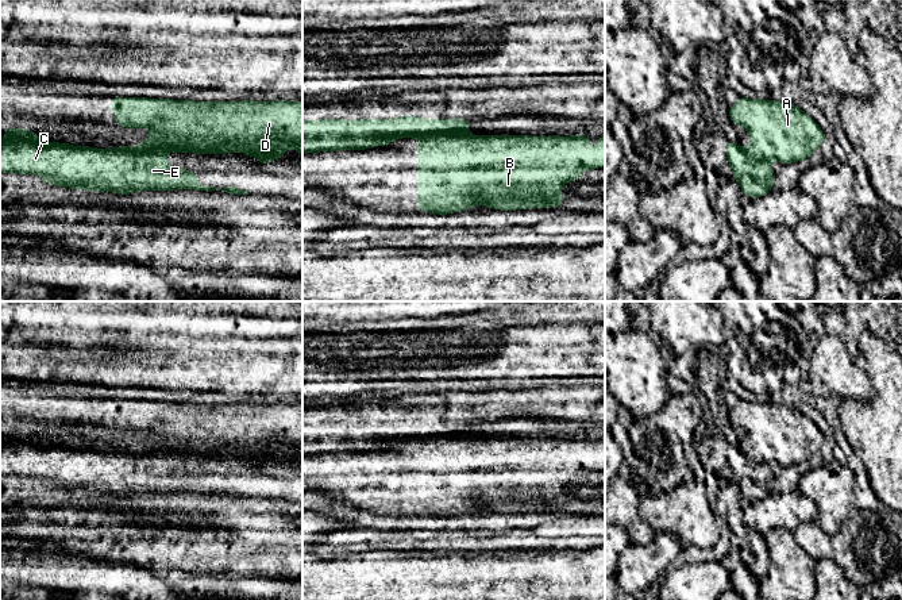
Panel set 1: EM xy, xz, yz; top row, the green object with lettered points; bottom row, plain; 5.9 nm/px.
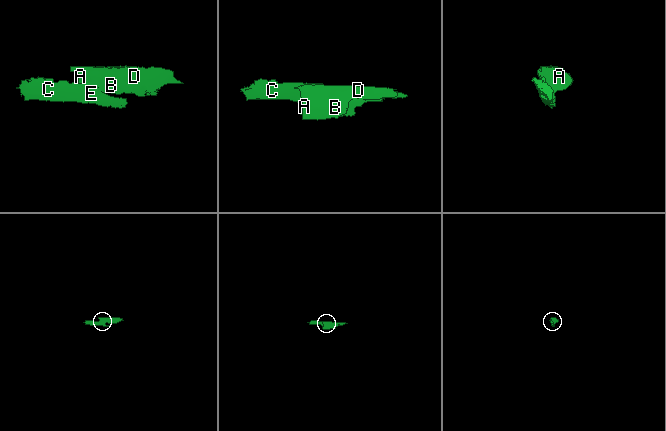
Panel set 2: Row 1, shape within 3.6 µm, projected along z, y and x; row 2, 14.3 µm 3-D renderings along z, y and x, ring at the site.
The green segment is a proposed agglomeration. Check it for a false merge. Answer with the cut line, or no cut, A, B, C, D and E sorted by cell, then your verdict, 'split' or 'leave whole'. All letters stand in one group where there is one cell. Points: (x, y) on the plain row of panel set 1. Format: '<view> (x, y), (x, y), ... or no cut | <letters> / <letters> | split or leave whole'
xy (115, 450), (166, 456) | A B D / C E | split

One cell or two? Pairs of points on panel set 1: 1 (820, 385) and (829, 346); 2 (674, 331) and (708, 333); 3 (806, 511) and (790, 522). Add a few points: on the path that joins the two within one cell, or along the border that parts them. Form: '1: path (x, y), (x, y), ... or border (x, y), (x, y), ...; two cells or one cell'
1: path (825, 376), (829, 372), (829, 356); one cell
2: path (682, 331), (700, 331); one cell
3: path (802, 511), (798, 511), (791, 518); one cell

